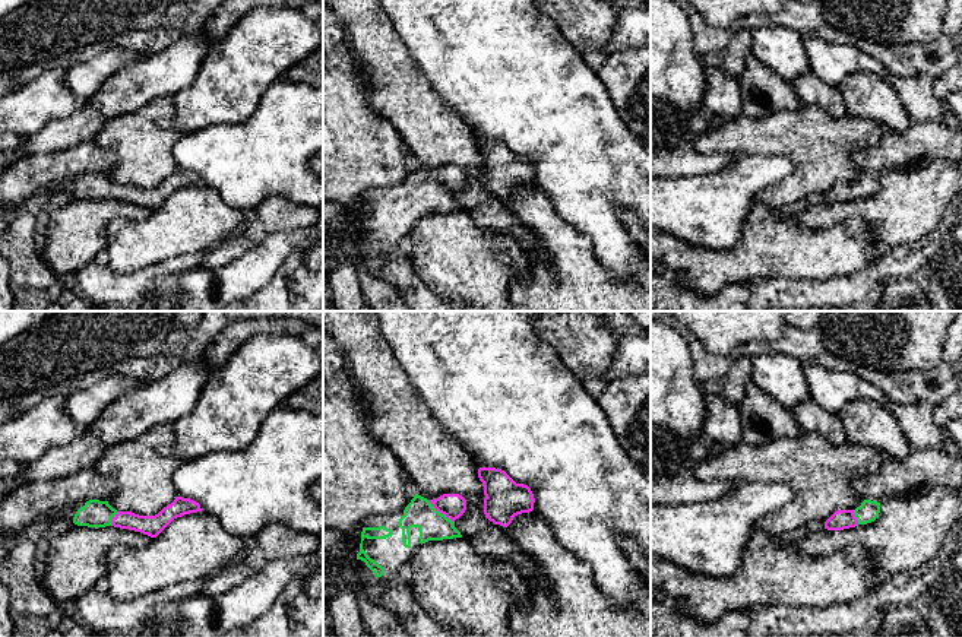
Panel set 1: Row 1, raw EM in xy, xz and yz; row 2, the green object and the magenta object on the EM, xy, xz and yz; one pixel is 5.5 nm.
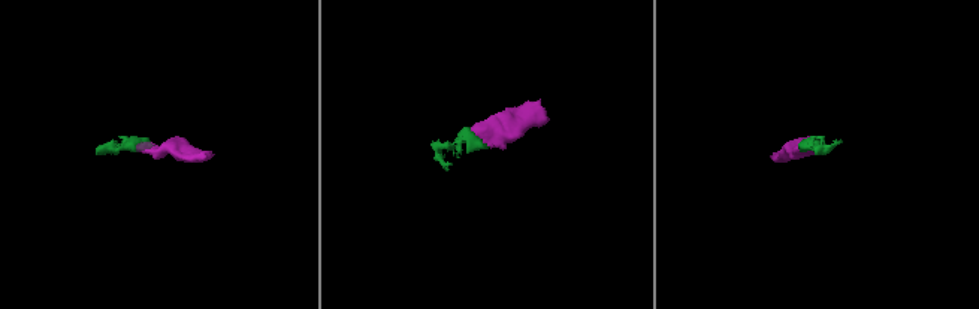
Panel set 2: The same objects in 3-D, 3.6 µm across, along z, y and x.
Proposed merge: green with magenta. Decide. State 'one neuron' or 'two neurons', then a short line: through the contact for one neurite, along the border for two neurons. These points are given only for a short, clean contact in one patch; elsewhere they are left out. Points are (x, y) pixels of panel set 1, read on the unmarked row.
one neuron | xz (433, 199), (443, 187), (452, 178)

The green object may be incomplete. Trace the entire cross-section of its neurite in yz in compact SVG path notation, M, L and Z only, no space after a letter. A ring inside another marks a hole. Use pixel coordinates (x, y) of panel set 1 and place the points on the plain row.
M864 172L855 183L838 183L826 194L827 203L844 203L874 194L880 186L880 175Z

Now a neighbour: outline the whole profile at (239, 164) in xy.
M278 79L275 80L268 91L265 92L263 98L259 102L257 110L254 114L243 124L215 124L208 126L202 130L186 133L173 148L174 161L178 165L178 169L190 171L200 177L200 180L215 188L222 200L235 207L241 212L247 209L256 209L268 196L279 194L289 202L311 206L317 210L323 210L323 89L314 88L311 85L303 82L292 82L288 79Z

